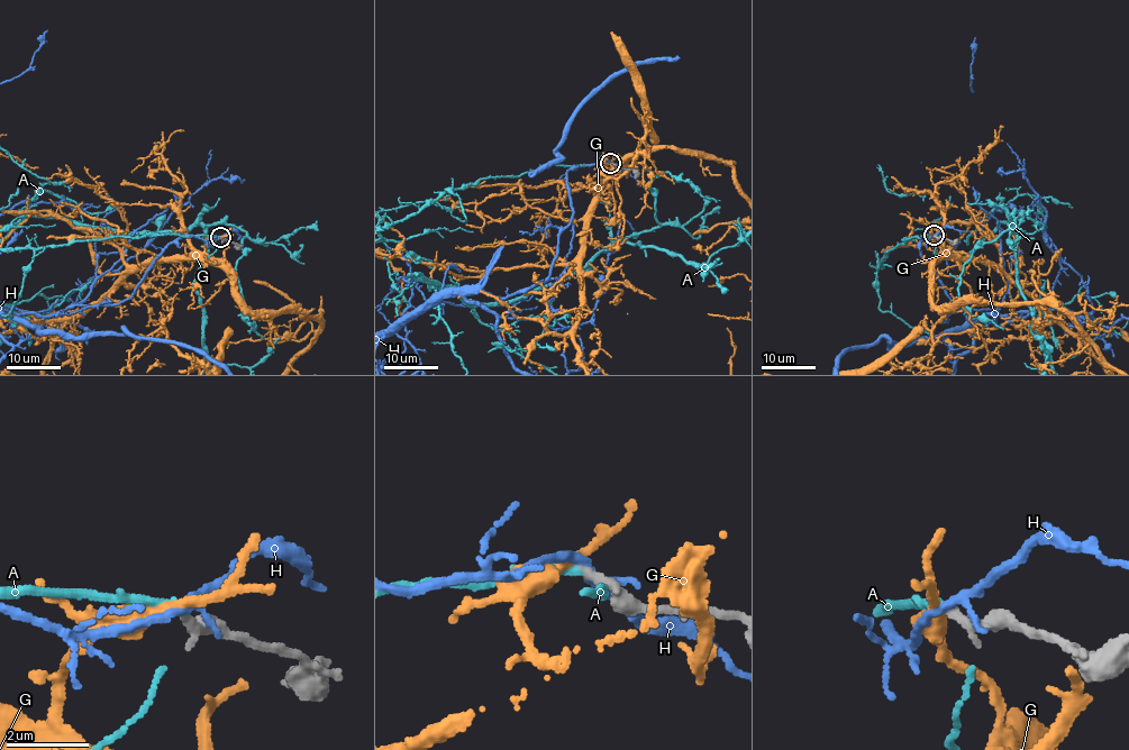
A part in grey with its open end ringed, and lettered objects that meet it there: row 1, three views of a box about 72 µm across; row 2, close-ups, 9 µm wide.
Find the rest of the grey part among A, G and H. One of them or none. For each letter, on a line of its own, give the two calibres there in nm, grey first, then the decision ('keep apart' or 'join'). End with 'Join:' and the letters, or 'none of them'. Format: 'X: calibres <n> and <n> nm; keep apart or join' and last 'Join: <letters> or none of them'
A: calibres 240 and 140 nm; join
G: calibres 220 and 220 nm; keep apart
H: calibres 320 and 190 nm; keep apart
Join: A

